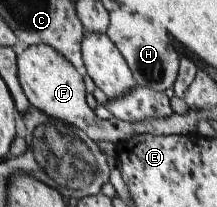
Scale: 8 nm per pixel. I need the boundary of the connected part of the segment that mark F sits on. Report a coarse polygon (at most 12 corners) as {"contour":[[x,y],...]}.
{"contour":[[51,45],[22,47],[17,75],[31,107],[93,141],[194,134],[197,109],[163,119],[103,120],[83,76]]}

